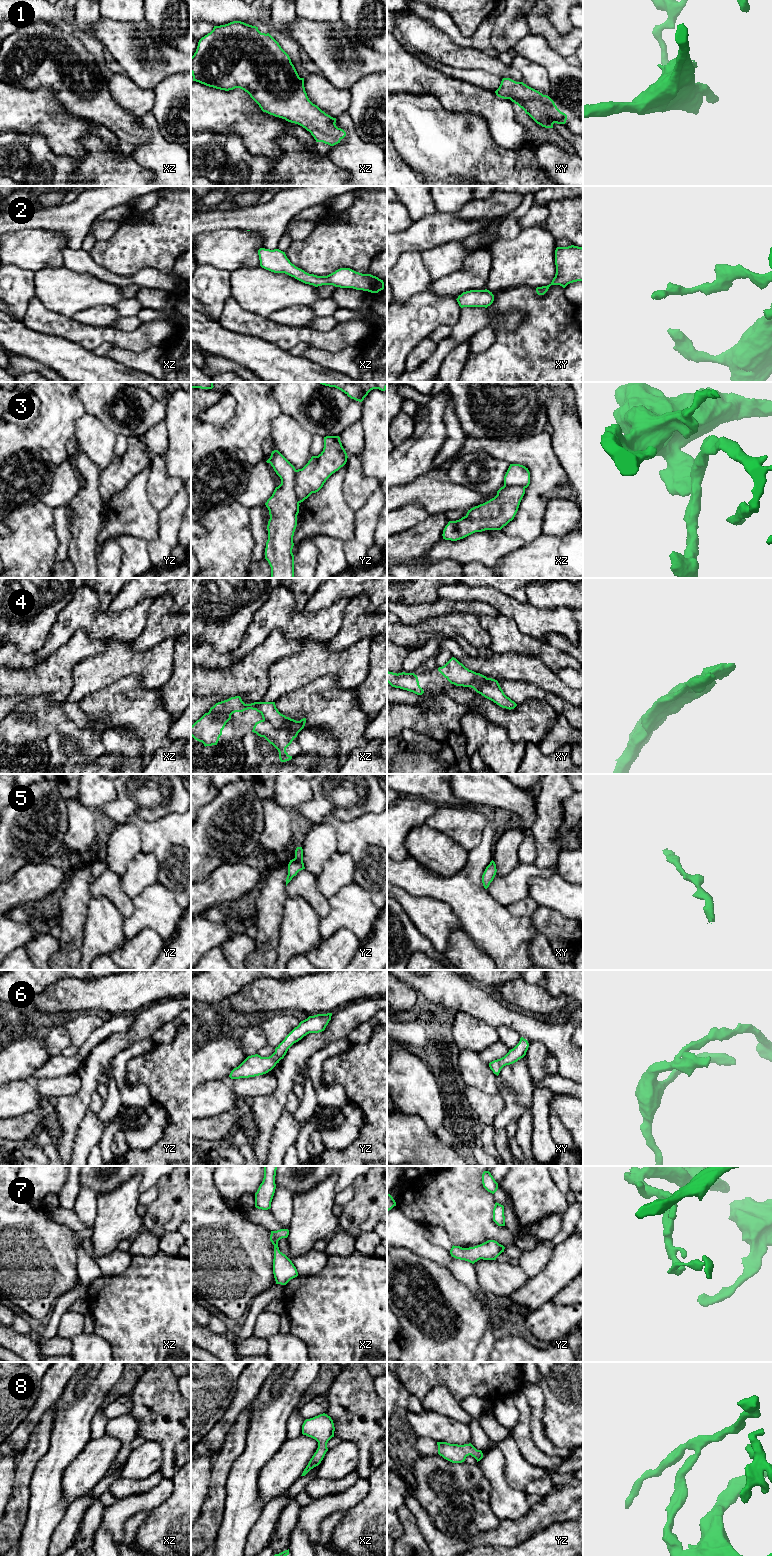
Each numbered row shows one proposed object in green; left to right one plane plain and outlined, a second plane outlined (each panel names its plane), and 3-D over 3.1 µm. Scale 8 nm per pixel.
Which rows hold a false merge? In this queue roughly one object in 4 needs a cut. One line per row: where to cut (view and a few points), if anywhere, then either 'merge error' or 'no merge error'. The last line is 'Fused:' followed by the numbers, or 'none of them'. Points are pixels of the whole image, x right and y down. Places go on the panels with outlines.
1: no cut; no merge error
2: no cut; no merge error
3: cut in yz along (295, 470), (295, 492), (299, 502); merge error
4: no cut; no merge error
5: no cut; no merge error
6: no cut; no merge error
7: no cut; no merge error
8: no cut; no merge error
Fused: 3

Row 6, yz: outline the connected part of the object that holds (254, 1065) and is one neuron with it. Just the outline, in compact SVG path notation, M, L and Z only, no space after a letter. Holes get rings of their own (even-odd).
M332 1013L309 1016L301 1021L285 1039L275 1048L275 1052L269 1057L261 1057L258 1054L248 1056L238 1067L234 1068L229 1077L231 1079L249 1078L263 1075L271 1071L288 1049L309 1033L319 1033L325 1030Z

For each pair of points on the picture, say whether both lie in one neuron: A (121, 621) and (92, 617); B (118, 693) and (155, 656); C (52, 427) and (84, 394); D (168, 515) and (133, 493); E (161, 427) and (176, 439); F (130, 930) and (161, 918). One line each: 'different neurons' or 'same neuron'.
A: same neuron
B: different neurons
C: different neurons
D: different neurons
E: different neurons
F: same neuron

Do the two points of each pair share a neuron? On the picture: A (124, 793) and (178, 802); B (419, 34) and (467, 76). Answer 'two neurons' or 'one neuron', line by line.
A: one neuron
B: two neurons

